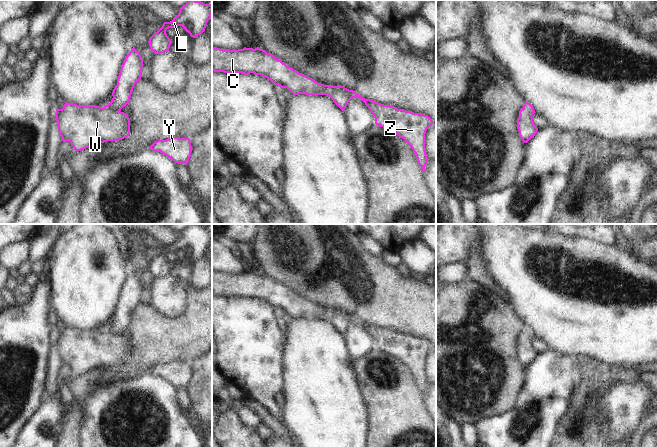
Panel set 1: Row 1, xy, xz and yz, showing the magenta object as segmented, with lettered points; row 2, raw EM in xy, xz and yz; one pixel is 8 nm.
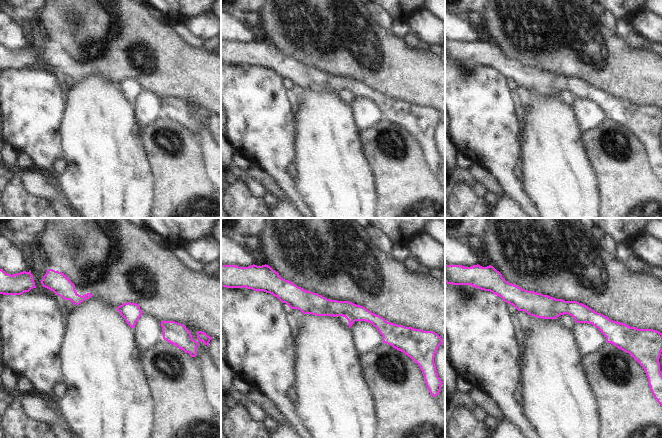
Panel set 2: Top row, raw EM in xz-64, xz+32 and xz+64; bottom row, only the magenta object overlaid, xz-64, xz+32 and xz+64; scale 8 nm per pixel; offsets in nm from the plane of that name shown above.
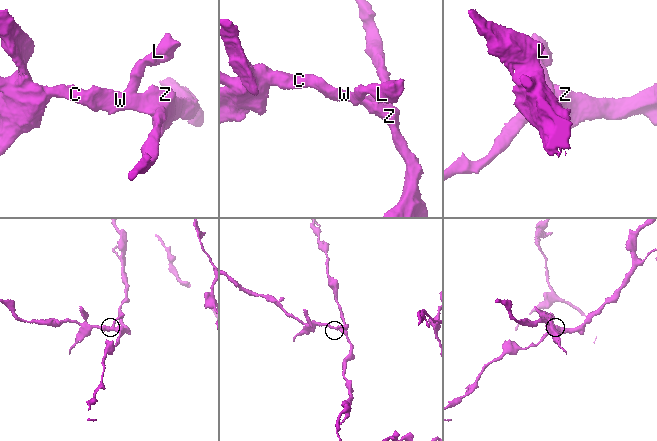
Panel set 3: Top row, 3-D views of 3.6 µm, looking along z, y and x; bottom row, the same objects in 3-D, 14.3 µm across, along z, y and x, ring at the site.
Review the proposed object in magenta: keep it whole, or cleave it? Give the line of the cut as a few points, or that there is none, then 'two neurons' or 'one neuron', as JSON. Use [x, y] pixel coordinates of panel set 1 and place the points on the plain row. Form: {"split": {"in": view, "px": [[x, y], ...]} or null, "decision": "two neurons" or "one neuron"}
{"split": {"in": "xy", "px": [[104, 331], [119, 336]]}, "decision": "two neurons"}

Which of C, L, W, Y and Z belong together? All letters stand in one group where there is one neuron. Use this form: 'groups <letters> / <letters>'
groups C W Y Z / L

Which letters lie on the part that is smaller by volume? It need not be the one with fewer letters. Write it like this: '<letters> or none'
L

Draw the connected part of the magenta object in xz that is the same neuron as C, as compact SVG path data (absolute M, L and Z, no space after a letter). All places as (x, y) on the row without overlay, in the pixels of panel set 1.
M212 271L212 295L224 296L224 297L241 297L248 299L253 297L255 299L262 299L275 309L281 312L287 312L293 319L306 318L306 319L328 319L331 317L333 309L324 309L318 307L314 303L299 297L293 292L287 290L281 284L277 283L271 277L267 277L265 274L259 271L238 273L238 274L226 274L216 271Z

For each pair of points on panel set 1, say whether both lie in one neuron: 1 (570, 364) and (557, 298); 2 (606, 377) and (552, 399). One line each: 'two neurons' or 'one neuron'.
1: two neurons
2: two neurons

